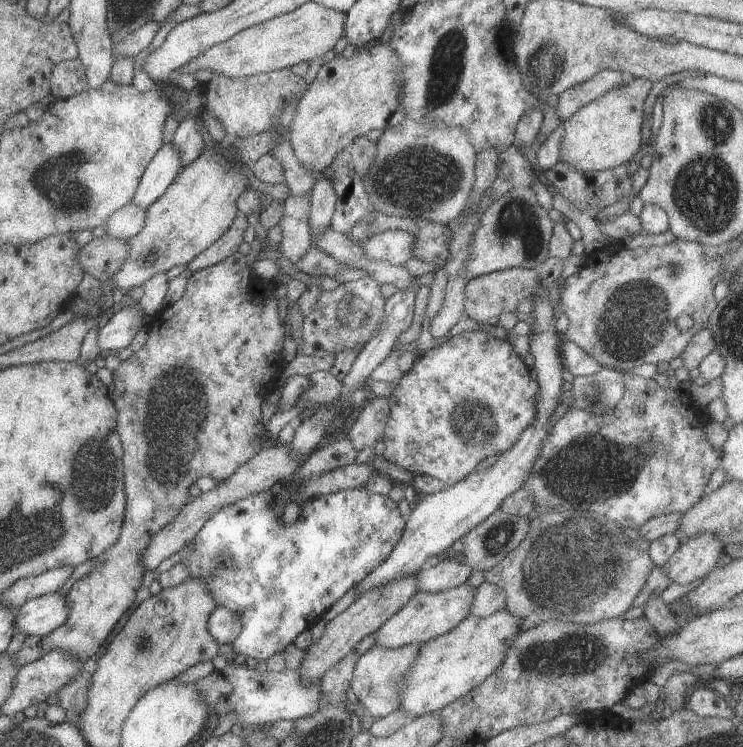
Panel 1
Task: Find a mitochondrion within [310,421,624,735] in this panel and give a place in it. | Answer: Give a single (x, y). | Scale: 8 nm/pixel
(579, 659)

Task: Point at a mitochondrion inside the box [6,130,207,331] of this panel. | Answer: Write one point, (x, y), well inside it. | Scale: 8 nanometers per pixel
(58, 180)

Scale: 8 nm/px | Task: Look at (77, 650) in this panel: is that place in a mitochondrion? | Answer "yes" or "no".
no

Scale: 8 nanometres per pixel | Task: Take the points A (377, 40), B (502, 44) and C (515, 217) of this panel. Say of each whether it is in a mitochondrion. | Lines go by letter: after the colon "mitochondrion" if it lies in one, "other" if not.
A: other
B: other
C: mitochondrion

